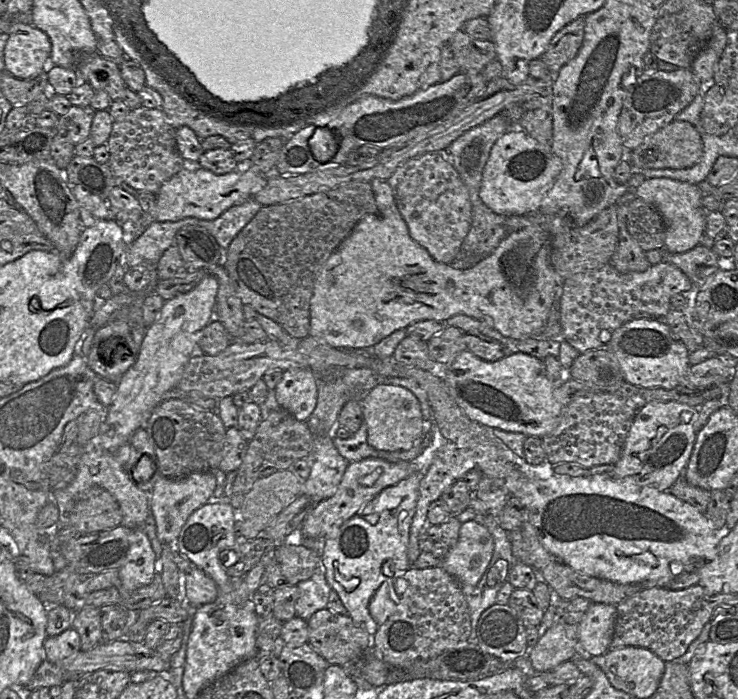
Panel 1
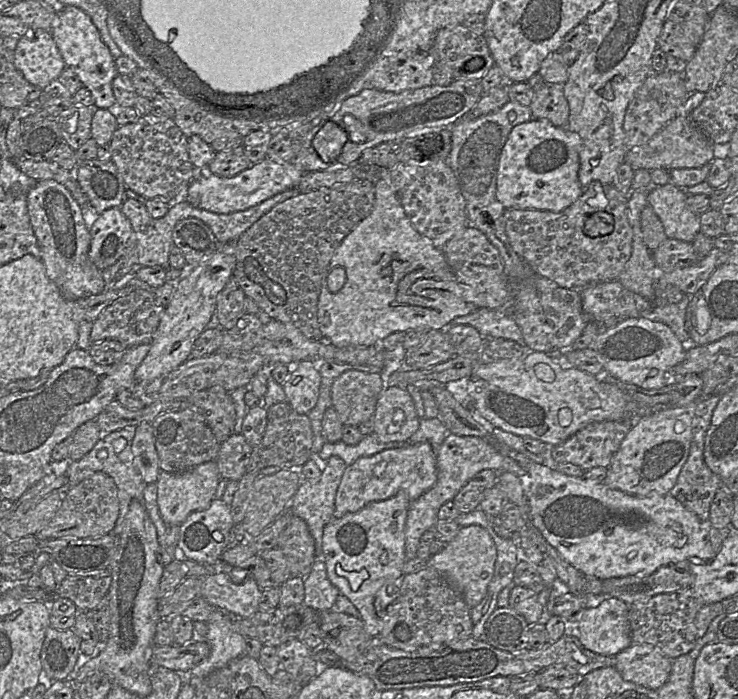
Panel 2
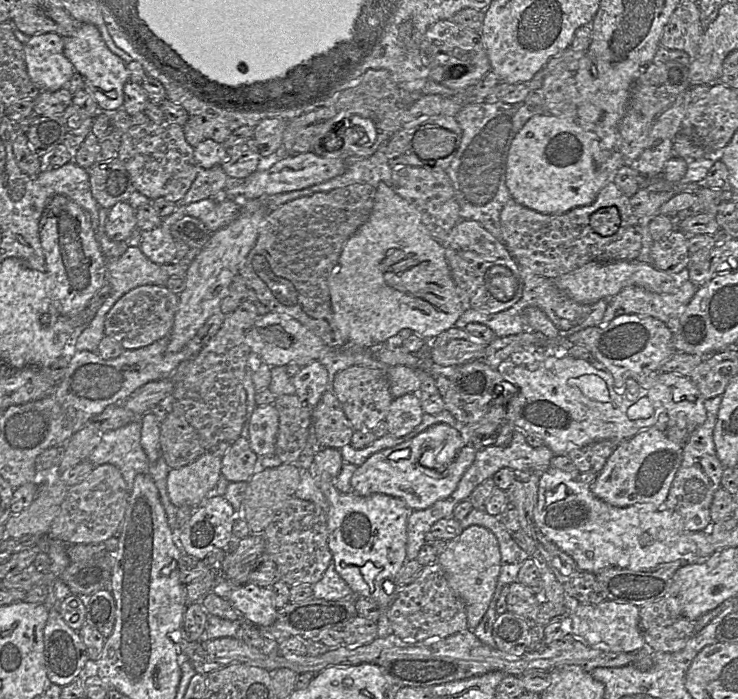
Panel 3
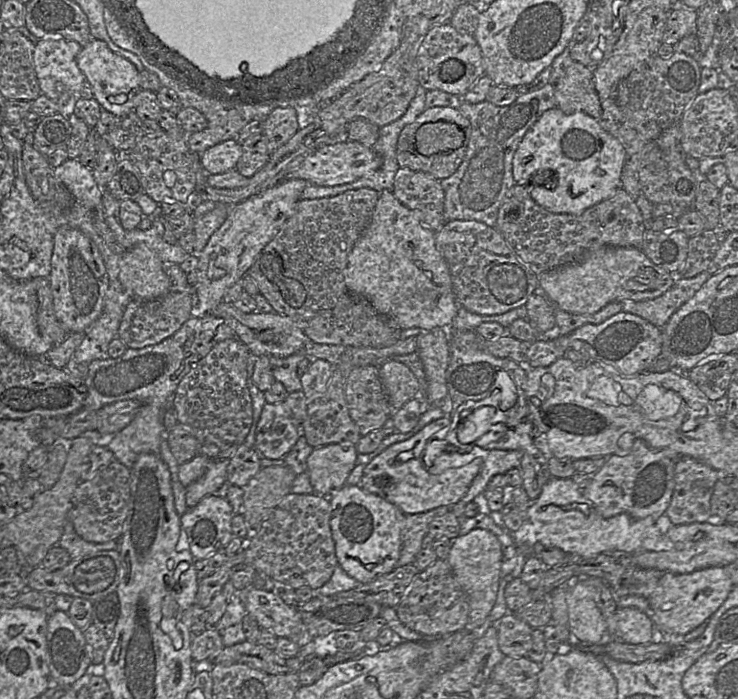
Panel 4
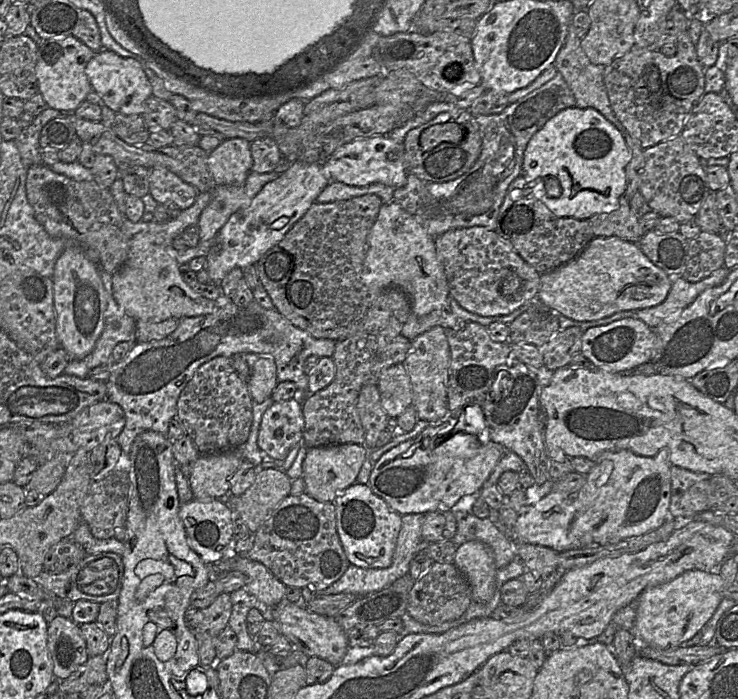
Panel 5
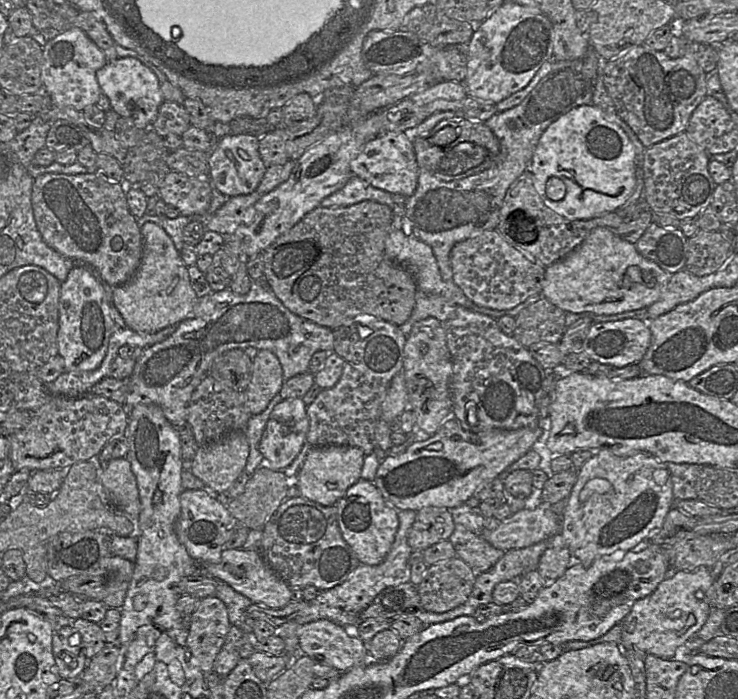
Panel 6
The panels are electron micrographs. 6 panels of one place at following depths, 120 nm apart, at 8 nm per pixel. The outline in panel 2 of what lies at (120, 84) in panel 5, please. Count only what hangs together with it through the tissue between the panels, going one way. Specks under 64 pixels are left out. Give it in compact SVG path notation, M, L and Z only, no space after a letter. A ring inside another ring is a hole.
M67 6L56 12L51 35L64 60L65 68L71 69L78 76L82 85L89 90L96 108L116 109L116 100L112 90L112 82L118 75L115 58L102 41L98 29L91 18L77 7Z

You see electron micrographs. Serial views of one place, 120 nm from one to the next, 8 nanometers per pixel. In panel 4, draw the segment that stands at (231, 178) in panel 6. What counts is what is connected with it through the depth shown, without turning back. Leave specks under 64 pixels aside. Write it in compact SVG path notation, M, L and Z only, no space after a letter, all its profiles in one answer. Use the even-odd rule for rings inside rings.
M228 140L204 151L200 163L208 174L222 174L235 169L241 155L241 142Z

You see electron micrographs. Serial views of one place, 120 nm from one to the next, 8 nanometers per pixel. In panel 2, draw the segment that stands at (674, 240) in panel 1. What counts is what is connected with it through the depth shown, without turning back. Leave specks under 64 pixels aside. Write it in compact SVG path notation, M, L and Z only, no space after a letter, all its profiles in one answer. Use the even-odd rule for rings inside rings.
M669 182L653 187L648 193L648 204L661 220L668 238L692 242L700 232L699 215L689 210L686 199L688 194L681 188Z

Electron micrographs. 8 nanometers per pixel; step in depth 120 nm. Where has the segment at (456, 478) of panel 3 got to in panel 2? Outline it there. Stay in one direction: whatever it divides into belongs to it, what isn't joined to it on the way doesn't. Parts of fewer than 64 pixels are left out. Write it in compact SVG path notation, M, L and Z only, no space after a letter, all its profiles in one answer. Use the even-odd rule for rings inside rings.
M424 442L359 458L346 468L342 476L335 499L334 518L356 512L372 502L386 500L399 491L404 491L411 501L416 500L437 480L436 457L432 446Z

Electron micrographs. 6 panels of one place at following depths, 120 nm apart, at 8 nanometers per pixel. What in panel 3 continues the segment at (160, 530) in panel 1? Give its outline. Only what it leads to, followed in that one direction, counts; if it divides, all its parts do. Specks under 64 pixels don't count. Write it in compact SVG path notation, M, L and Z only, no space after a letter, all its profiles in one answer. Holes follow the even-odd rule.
M205 453L184 467L171 469L167 492L172 504L198 508L213 493L222 476L221 468L221 457Z

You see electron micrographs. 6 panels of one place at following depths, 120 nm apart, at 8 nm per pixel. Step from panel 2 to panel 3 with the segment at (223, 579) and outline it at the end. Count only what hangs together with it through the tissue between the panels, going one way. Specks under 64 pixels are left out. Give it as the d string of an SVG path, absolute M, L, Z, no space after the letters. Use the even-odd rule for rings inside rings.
M249 582L230 588L225 598L246 621L258 627L269 626L277 618L278 610L270 587Z

